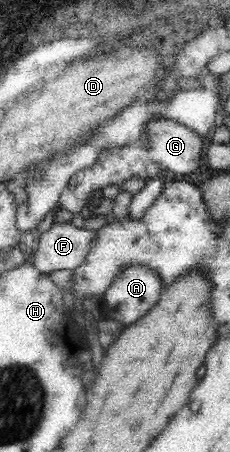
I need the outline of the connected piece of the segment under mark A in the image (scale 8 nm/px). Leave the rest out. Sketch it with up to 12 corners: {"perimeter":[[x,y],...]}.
{"perimeter":[[125,265],[103,295],[106,318],[130,326],[163,285],[146,265]]}

